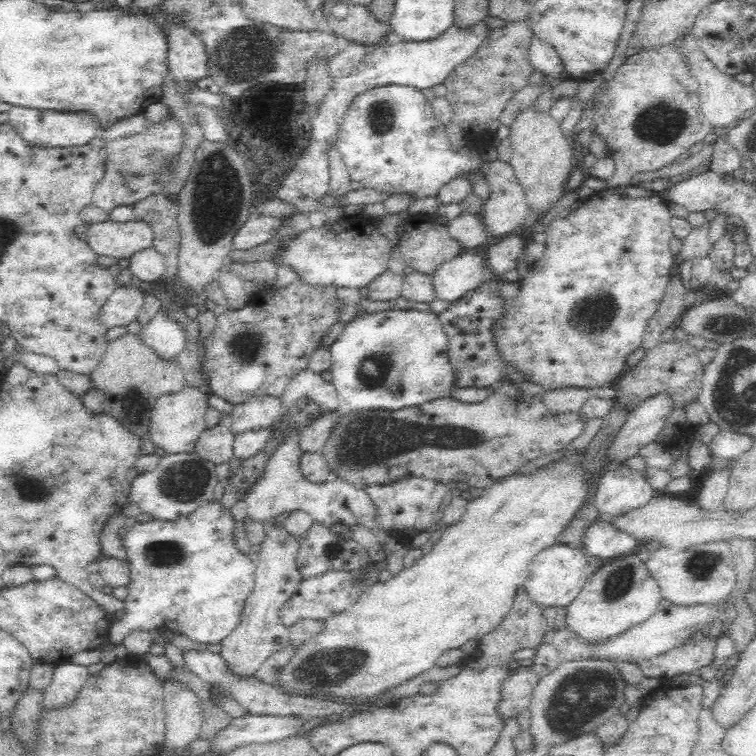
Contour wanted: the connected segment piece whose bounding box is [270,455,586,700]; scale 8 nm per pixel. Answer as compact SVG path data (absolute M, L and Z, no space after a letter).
M569 455L562 458L555 469L548 471L545 478L536 478L536 475L528 476L506 476L506 478L498 479L492 486L485 488L479 498L468 497L468 506L462 518L459 518L454 524L442 527L442 535L440 540L433 544L430 552L423 554L420 560L416 560L410 568L402 568L396 576L392 576L390 580L382 580L374 582L370 585L362 585L360 593L348 607L342 611L333 613L326 619L319 619L322 623L322 630L318 634L313 634L310 638L306 638L298 648L295 649L294 654L288 660L288 663L277 667L276 675L273 675L273 682L277 689L288 690L288 692L298 692L302 696L322 696L328 694L330 698L342 700L343 698L371 698L378 696L394 686L403 684L404 682L416 677L417 675L433 668L436 665L437 658L445 650L462 647L467 641L471 639L481 638L484 634L491 632L502 622L504 616L512 609L516 590L524 583L527 578L527 572L532 562L532 558L544 550L552 546L554 538L560 534L560 530L568 524L568 520L574 516L574 512L578 510L578 506L582 504L582 498L586 496L586 487L582 483L581 467L578 466L572 469L568 463Z

